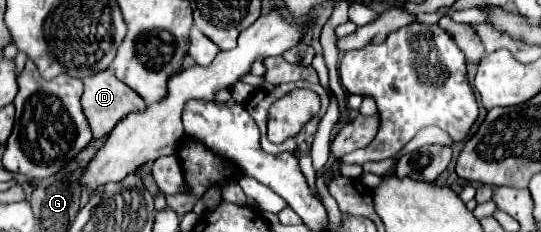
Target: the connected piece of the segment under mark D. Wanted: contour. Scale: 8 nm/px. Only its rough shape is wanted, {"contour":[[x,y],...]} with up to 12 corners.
{"contour":[[108,67],[84,79],[82,109],[94,139],[144,99]]}

